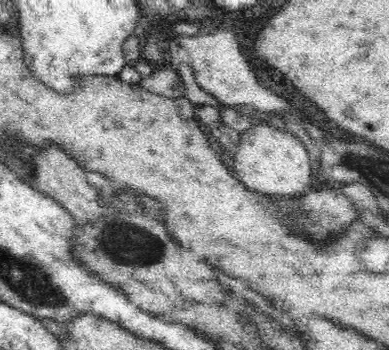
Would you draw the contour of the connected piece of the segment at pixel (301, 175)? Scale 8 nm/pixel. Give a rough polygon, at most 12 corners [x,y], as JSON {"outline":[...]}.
{"outline":[[255,122],[234,172],[273,198],[303,195],[317,170],[302,140]]}

